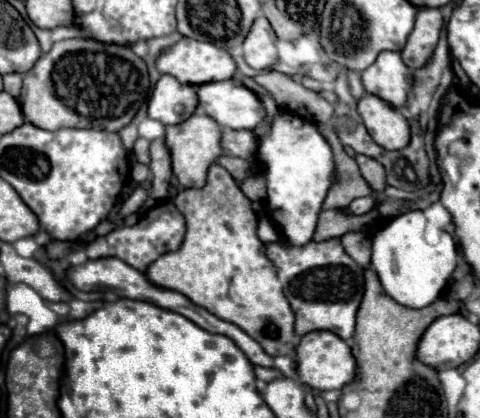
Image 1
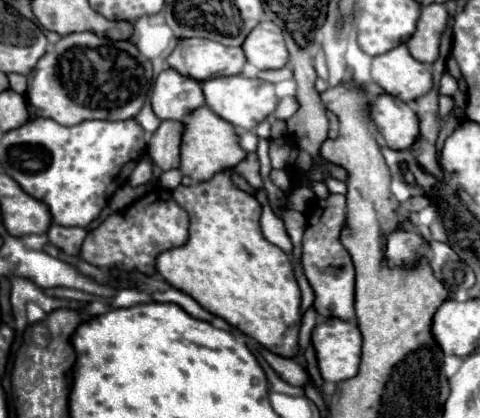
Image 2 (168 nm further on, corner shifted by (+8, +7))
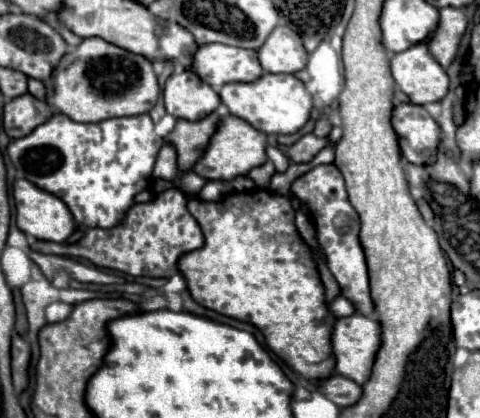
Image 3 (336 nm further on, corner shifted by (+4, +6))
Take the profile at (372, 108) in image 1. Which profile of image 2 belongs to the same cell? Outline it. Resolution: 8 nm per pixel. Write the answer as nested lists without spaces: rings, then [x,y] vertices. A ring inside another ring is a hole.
[[[380,95],[370,105],[370,119],[376,123],[390,149],[410,149],[416,137],[420,137],[420,121],[416,113],[398,97]]]

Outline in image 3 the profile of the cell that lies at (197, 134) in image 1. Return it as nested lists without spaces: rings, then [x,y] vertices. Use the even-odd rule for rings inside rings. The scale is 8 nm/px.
[[[222,116],[216,132],[212,134],[202,158],[194,164],[194,172],[206,180],[234,180],[240,174],[248,174],[252,168],[266,162],[266,134],[254,130],[236,116]]]

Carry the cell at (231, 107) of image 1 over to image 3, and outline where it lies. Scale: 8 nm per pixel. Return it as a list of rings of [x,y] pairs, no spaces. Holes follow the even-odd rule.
[[[262,74],[254,82],[228,82],[220,88],[220,100],[230,114],[246,120],[252,128],[266,134],[292,134],[310,118],[312,96],[294,74]]]

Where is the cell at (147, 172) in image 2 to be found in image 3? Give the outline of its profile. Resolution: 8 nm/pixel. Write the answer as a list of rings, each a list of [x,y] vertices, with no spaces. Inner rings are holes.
[[[164,144],[162,146],[162,150],[158,152],[158,158],[156,158],[152,174],[154,174],[154,178],[162,178],[162,180],[176,178],[176,174],[178,174],[178,168],[176,168],[176,150],[174,150],[172,144]]]

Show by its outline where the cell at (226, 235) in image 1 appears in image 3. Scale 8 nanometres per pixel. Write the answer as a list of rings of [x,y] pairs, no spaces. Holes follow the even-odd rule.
[[[256,190],[250,194],[234,192],[220,202],[190,198],[188,210],[204,232],[204,246],[178,260],[178,272],[184,276],[192,300],[236,320],[240,320],[240,316],[248,316],[248,322],[264,334],[268,348],[310,382],[330,376],[334,368],[330,346],[334,316],[324,304],[324,288],[316,264],[310,258],[308,244],[300,238],[294,226],[294,208],[290,200],[286,196],[272,196],[268,190]]]

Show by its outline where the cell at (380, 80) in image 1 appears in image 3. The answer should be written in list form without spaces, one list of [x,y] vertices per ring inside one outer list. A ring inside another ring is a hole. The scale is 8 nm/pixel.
[[[416,44],[390,58],[390,70],[396,86],[412,104],[438,102],[448,92],[448,76],[444,68],[430,56],[428,46]]]

